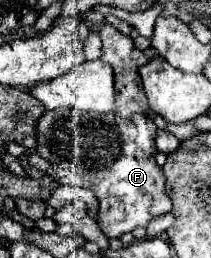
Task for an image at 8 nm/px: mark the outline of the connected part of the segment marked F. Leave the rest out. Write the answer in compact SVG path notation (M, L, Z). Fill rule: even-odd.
M103 24L99 34L103 40L101 58L109 62L115 72L115 112L45 112L37 124L37 152L53 164L53 176L61 178L59 182L69 182L69 186L75 186L77 182L95 192L99 200L99 228L105 236L119 238L125 232L133 232L139 226L147 226L153 218L167 214L171 210L171 200L165 192L165 176L155 164L157 126L151 120L151 108L141 88L139 68L147 62L147 56L133 46L129 36L123 36L109 24Z

